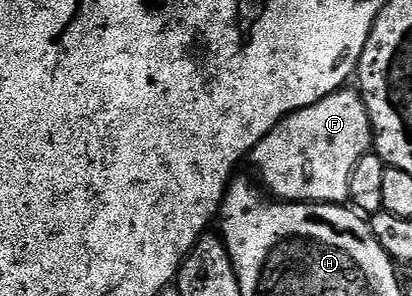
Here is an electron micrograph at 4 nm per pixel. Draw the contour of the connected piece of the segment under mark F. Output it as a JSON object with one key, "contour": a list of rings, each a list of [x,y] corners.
{"contour":[[[351,87],[338,89],[325,99],[313,103],[309,107],[299,109],[296,113],[291,113],[288,117],[278,121],[257,143],[257,147],[249,154],[249,161],[259,168],[258,180],[262,188],[266,190],[272,198],[281,201],[318,201],[331,205],[339,205],[346,202],[351,196],[349,191],[349,179],[353,167],[366,153],[372,152],[373,134],[371,132],[371,120],[367,114],[367,108],[363,102],[363,94]]]}

